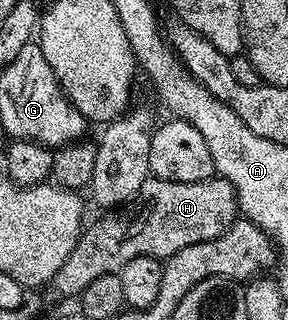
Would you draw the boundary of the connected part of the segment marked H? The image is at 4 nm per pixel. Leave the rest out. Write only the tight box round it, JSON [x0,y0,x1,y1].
[49,178,240,298]

